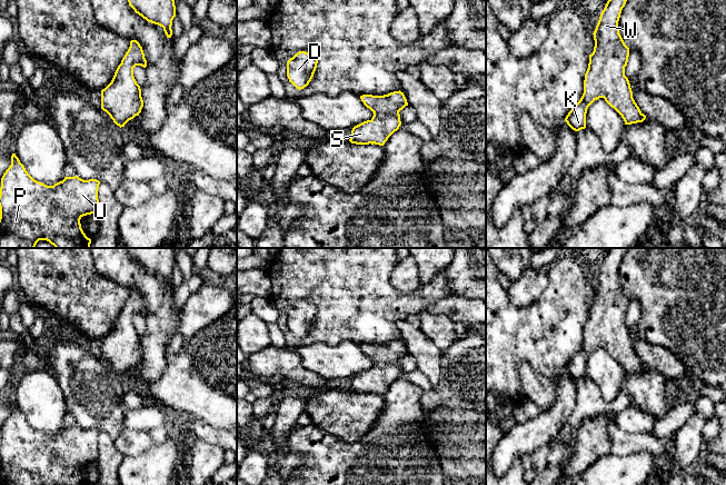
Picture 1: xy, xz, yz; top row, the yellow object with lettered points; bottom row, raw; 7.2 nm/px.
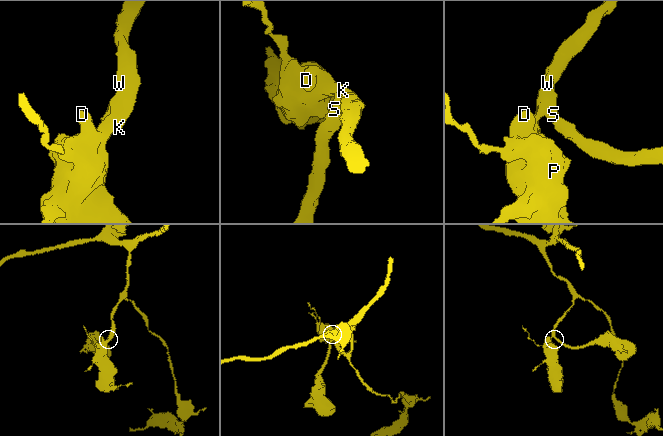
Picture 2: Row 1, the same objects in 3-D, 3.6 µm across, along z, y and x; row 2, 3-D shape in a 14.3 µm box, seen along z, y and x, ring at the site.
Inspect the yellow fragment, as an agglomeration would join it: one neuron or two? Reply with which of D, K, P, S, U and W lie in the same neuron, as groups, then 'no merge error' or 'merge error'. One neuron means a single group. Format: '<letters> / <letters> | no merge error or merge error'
D K P S U W | no merge error

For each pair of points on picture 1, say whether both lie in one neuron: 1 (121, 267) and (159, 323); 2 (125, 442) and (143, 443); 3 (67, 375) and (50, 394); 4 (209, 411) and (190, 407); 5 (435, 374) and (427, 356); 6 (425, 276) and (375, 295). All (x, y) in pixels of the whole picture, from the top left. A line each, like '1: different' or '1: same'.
1: same
2: same
3: different
4: same
5: same
6: different

